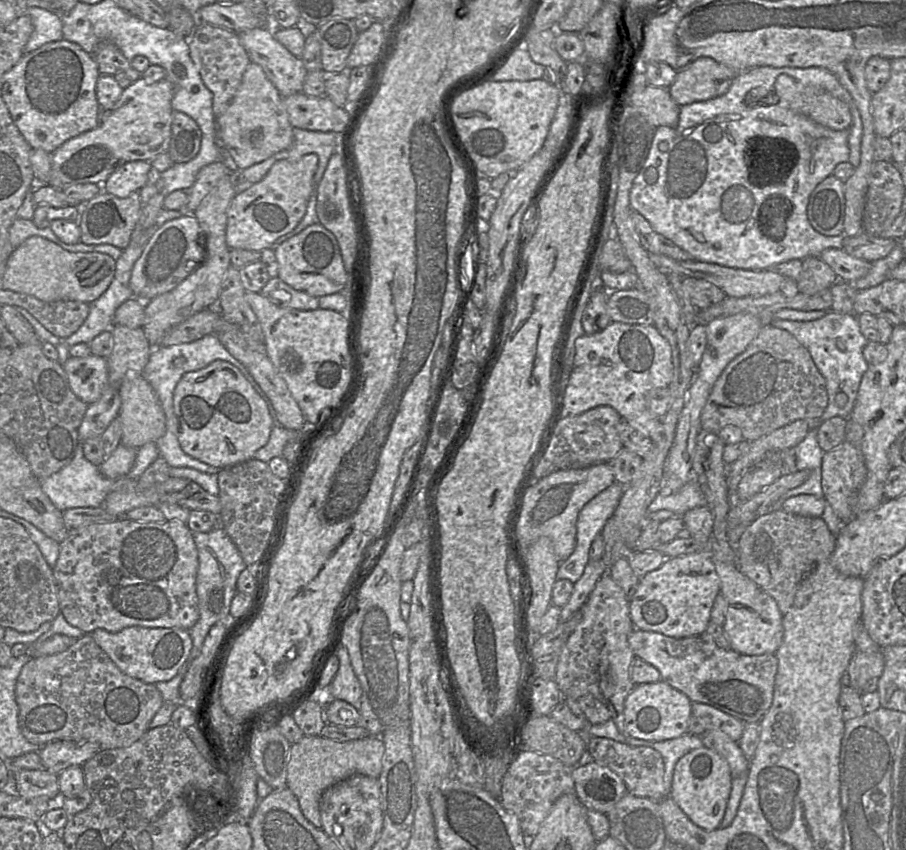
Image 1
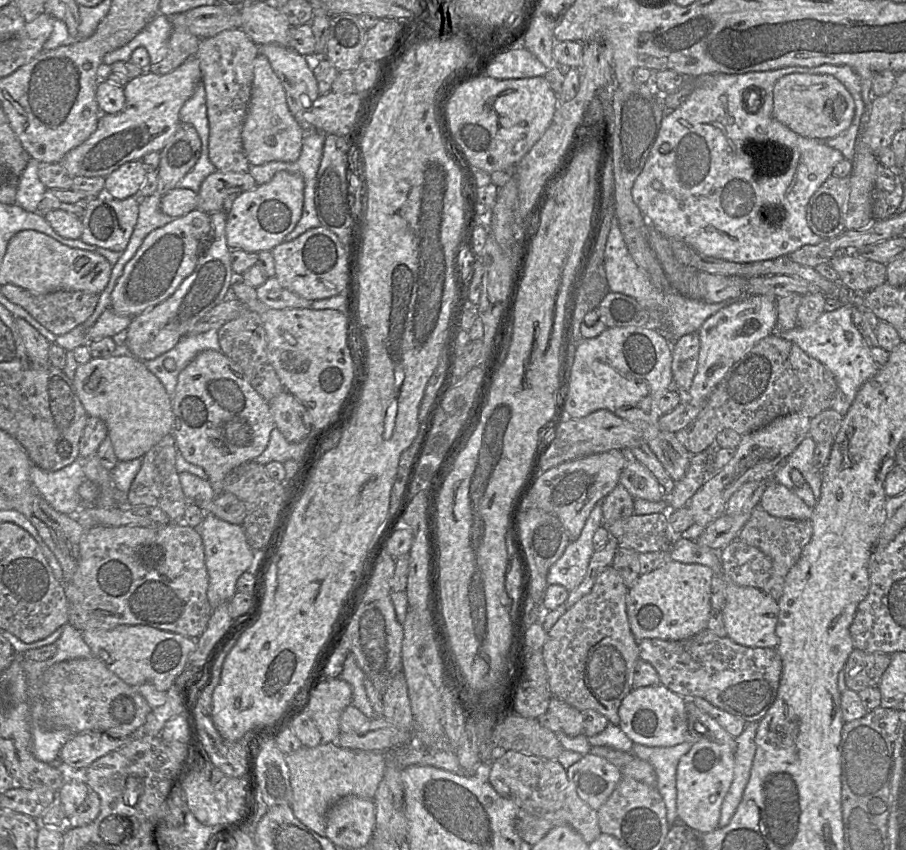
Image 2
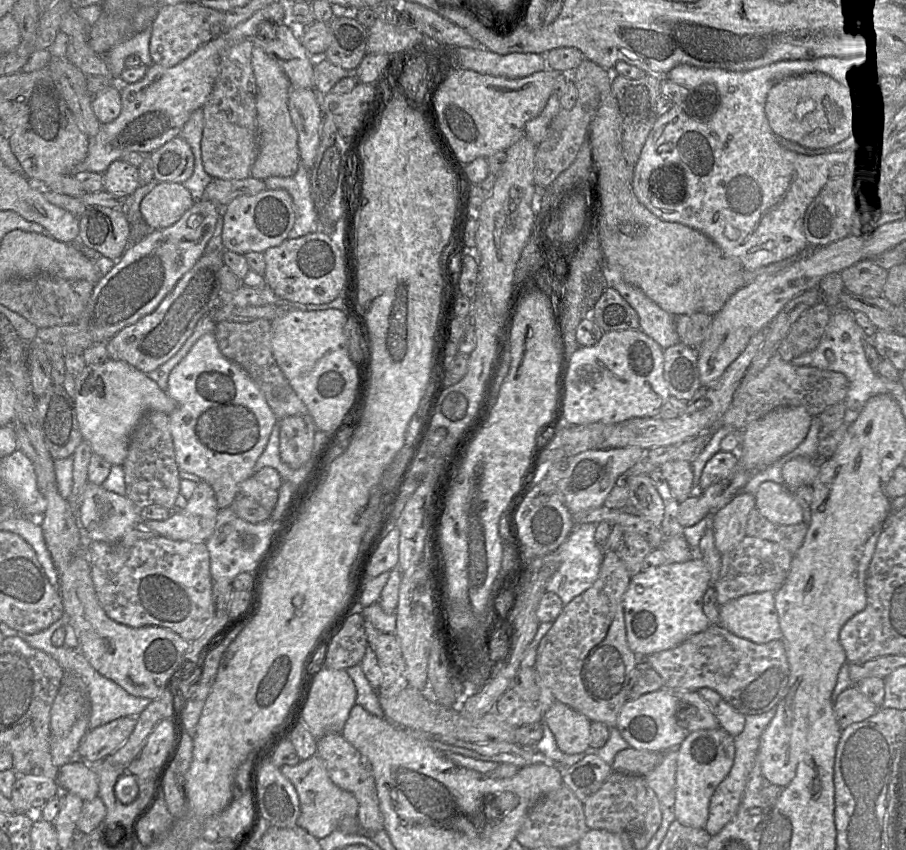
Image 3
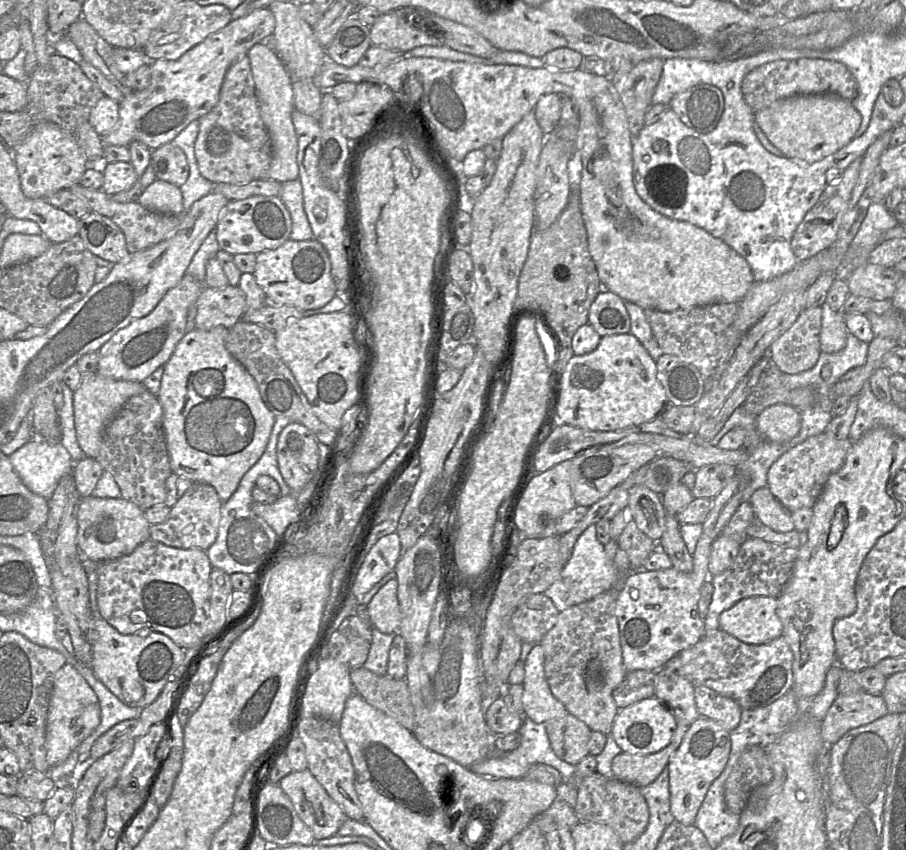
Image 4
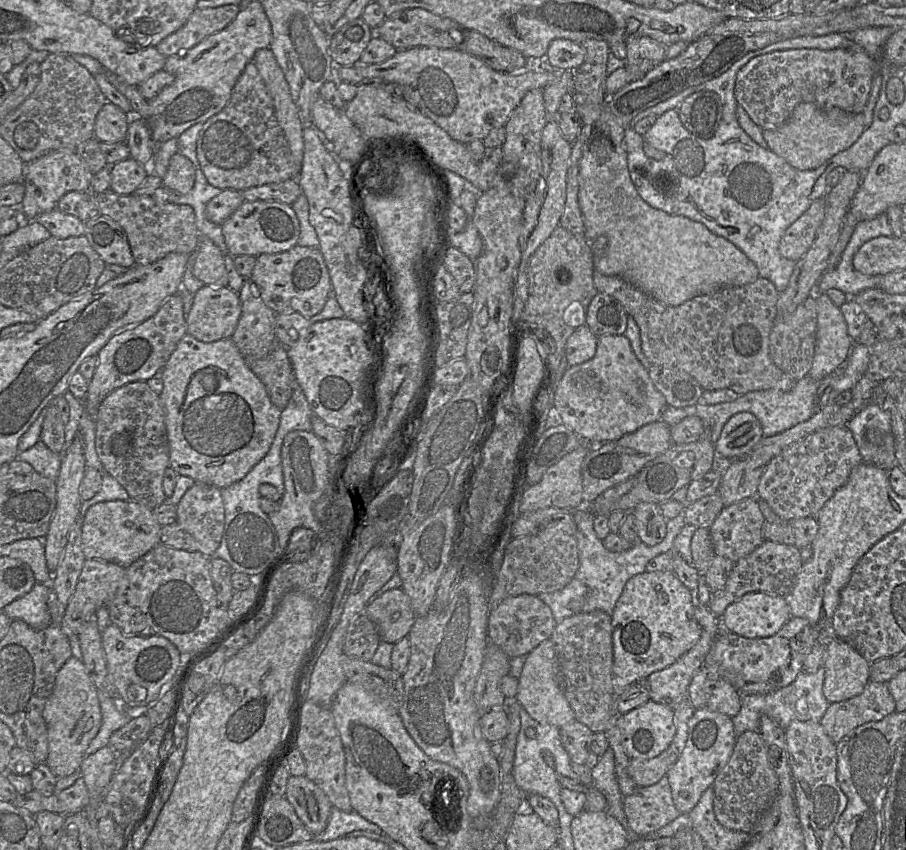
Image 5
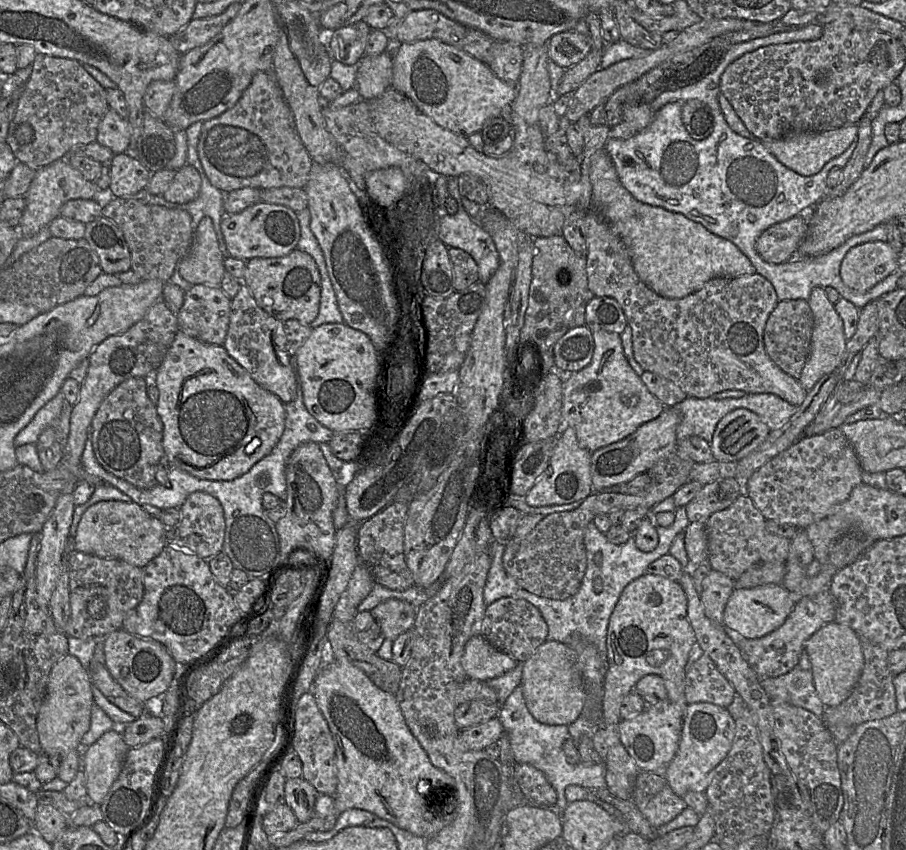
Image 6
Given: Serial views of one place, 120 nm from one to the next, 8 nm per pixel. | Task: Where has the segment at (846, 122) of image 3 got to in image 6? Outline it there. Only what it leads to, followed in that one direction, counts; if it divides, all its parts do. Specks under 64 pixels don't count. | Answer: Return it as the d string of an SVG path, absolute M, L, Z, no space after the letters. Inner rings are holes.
M858 124L847 125L825 132L795 132L780 139L761 140L783 165L803 176L818 173L827 162L842 154L856 139Z

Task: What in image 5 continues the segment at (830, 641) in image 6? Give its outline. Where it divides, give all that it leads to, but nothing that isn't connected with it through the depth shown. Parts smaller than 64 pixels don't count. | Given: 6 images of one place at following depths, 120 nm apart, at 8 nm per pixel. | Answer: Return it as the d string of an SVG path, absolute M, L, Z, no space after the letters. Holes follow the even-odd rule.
M835 637L826 647L823 695L829 703L860 694L869 681L868 662L849 643Z

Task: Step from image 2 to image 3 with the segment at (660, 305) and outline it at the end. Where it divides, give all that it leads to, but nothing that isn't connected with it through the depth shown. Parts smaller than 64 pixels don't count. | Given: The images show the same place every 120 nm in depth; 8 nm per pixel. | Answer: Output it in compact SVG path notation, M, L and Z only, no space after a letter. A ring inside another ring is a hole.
M604 259L604 266L603 266L603 274L607 281L608 287L612 287L617 290L620 295L629 303L629 305L637 312L639 316L639 329L642 330L645 334L655 340L662 349L666 349L676 343L679 342L679 336L675 328L675 316L663 310L658 304L656 304L653 300L651 300L640 288L630 285L626 283L622 278L620 273L617 270L610 270L605 263Z

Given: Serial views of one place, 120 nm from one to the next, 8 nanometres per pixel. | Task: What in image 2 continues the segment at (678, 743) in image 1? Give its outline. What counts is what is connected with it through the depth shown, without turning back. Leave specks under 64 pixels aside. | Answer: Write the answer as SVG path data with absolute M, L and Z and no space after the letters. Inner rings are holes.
M685 741L672 747L650 747L633 743L631 753L649 762L657 776L656 788L659 791L665 807L666 818L670 827L678 823L676 774L680 759L691 749L696 741Z

